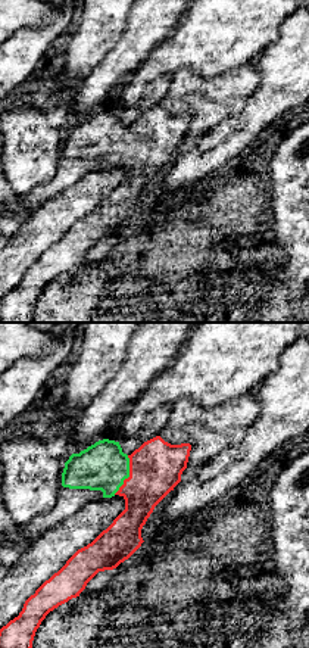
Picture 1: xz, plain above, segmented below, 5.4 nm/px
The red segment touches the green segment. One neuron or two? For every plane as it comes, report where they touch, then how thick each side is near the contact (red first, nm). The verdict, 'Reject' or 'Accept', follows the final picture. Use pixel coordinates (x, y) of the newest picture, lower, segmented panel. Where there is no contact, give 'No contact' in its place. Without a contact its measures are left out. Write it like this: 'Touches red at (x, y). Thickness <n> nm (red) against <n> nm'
Touches red at (130, 474). Thickness 280 nm (red) against 260 nm

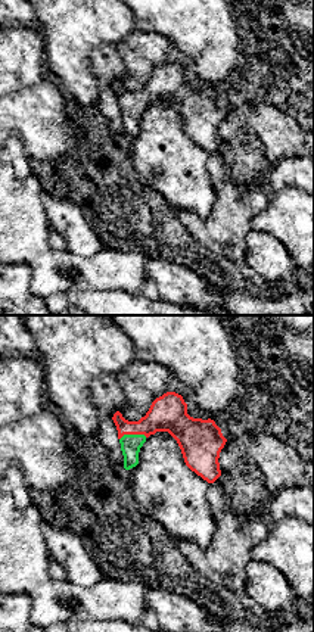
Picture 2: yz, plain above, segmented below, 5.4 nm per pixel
Touches red at (133, 433). Thickness 200 nm (red) against 110 nm

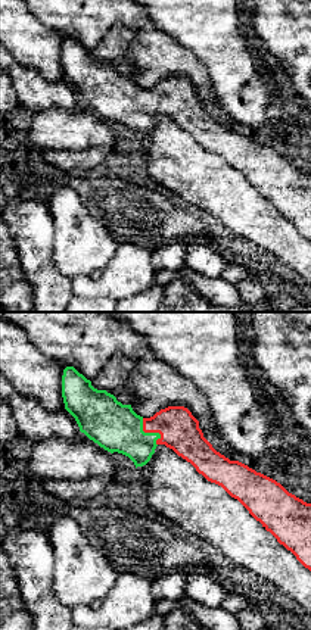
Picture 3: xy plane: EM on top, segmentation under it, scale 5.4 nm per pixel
Touches red at (151, 432). Thickness 220 nm (red) against 260 nm

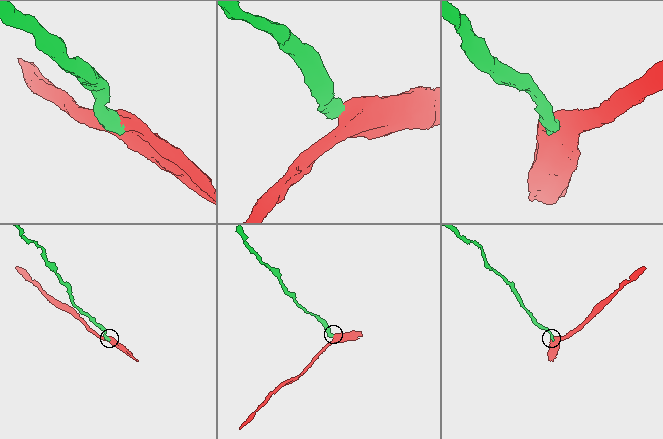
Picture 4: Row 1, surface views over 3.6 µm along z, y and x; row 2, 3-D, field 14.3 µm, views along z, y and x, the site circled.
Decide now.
Accept

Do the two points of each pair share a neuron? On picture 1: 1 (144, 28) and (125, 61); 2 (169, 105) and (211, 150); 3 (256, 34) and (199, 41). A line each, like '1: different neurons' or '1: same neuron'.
1: same neuron
2: different neurons
3: same neuron

